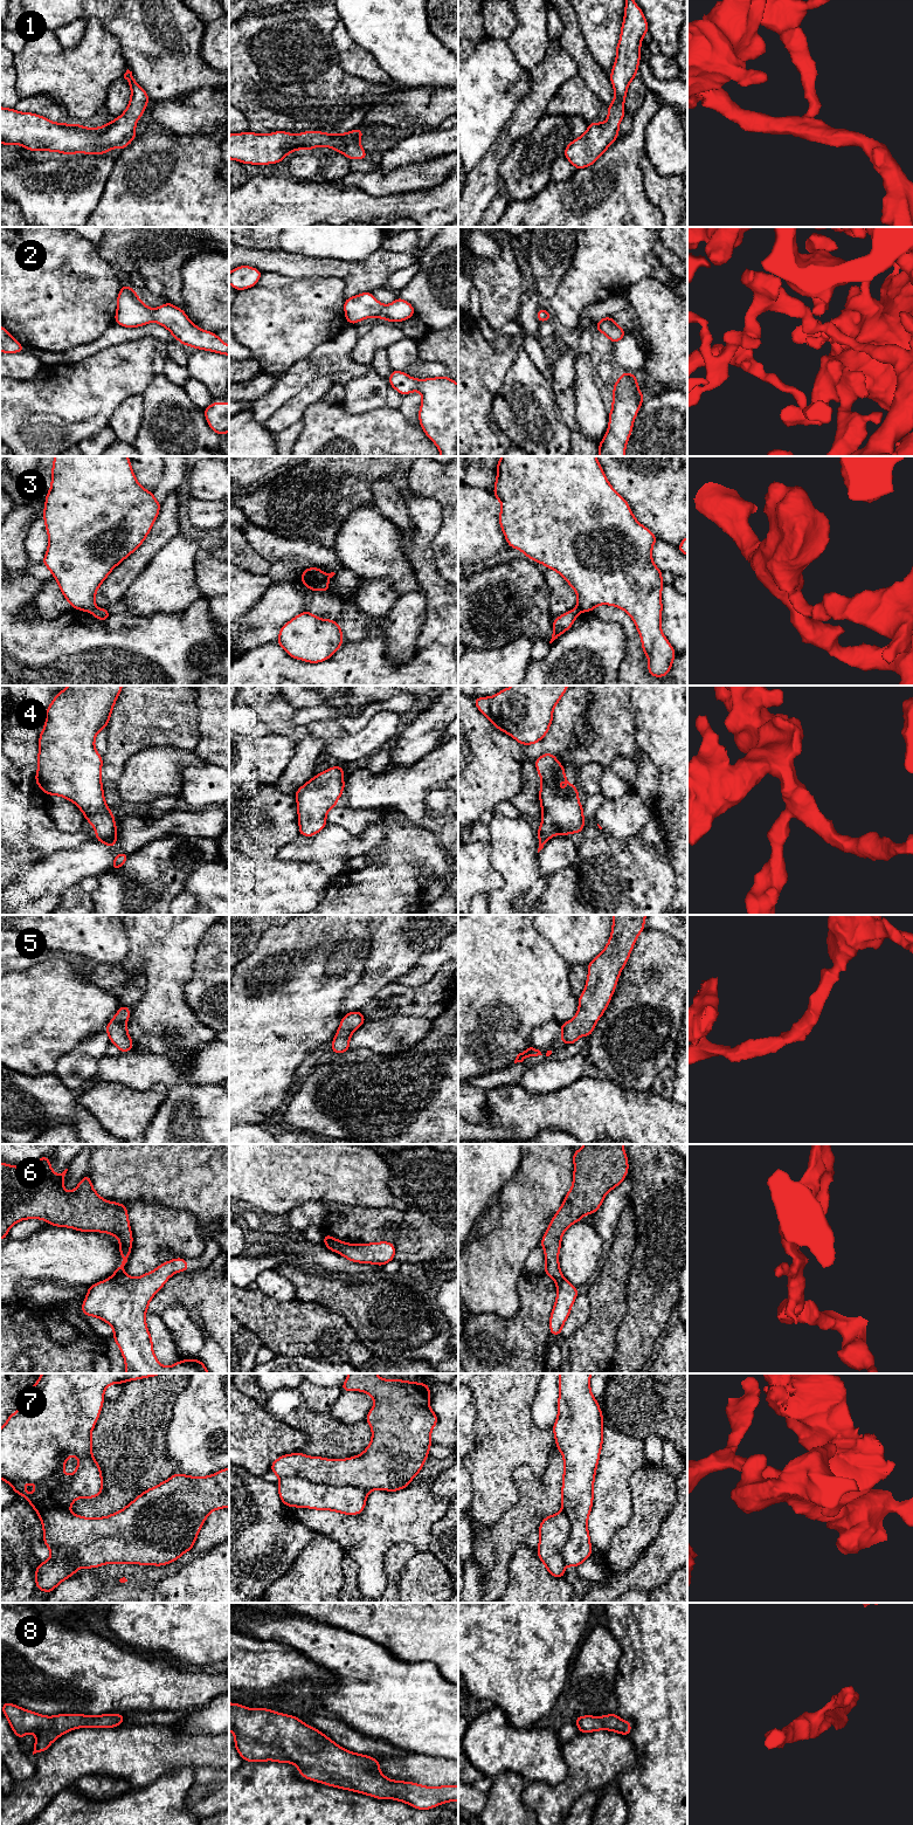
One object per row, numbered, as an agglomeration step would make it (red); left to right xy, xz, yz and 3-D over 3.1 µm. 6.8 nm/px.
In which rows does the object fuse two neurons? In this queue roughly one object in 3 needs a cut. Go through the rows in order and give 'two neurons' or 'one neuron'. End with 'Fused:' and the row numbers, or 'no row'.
1: one neuron
2: one neuron
3: two neurons
4: one neuron
5: one neuron
6: two neurons
7: one neuron
8: one neuron
Fused: 3, 6

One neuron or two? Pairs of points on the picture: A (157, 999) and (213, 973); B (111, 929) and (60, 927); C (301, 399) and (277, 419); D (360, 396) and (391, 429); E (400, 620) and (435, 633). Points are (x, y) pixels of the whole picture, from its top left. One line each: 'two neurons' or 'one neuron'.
A: two neurons
B: one neuron
C: one neuron
D: two neurons
E: two neurons

